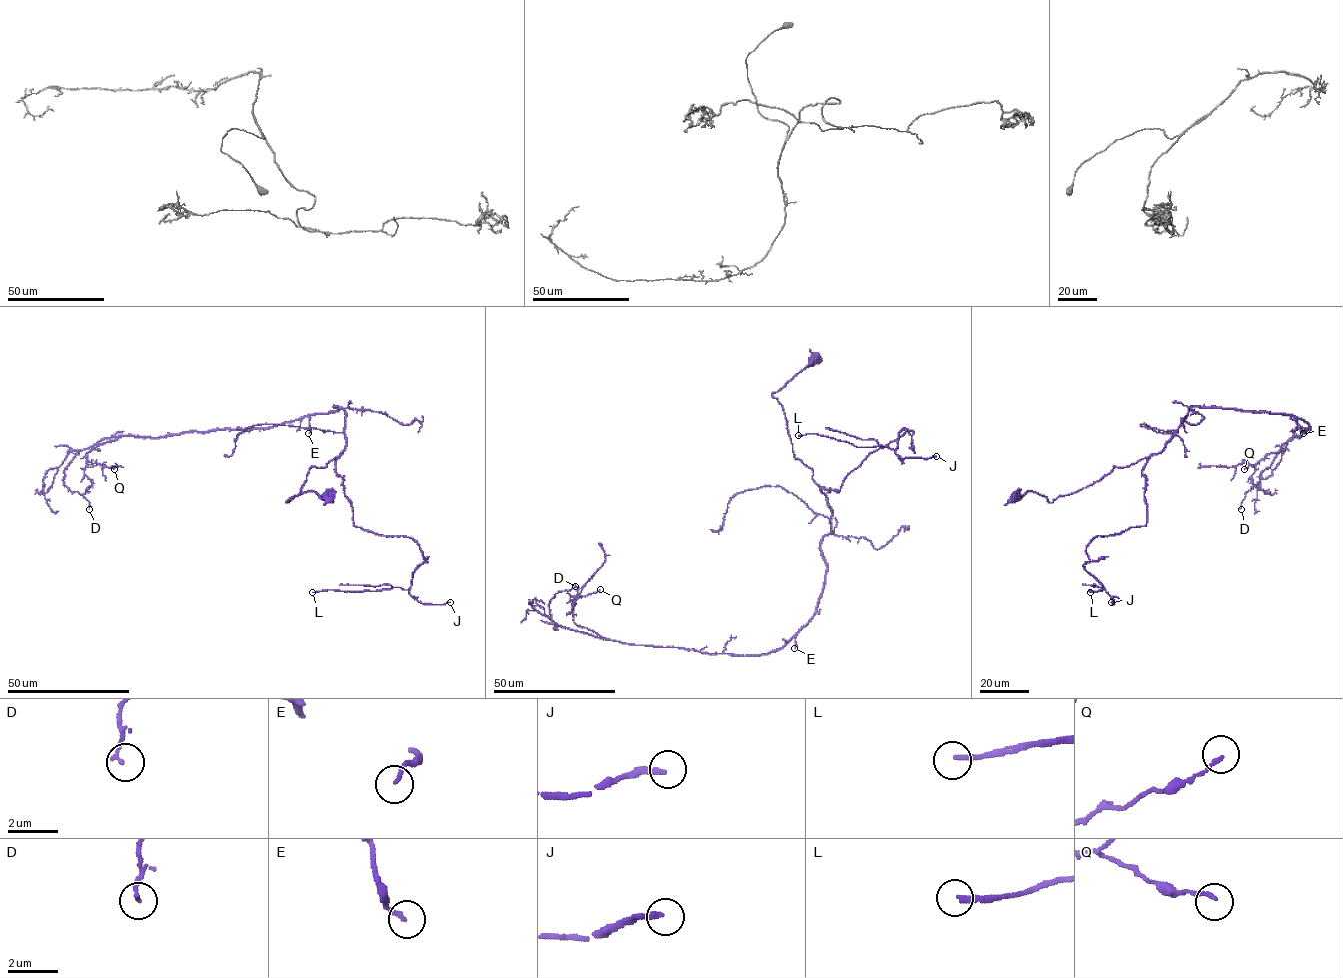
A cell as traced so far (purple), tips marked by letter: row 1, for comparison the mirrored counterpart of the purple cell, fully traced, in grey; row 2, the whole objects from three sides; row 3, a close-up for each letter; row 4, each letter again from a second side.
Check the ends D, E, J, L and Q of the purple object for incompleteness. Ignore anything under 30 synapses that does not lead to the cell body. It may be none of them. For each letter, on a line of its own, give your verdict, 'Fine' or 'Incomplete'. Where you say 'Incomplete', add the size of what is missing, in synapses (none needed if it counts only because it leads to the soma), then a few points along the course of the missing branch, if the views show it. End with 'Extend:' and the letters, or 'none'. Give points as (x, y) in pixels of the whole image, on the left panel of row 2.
D: Fine
E: Fine
J: Incomplete. Roughly 450 synapses
L: Incomplete. Roughly 650 synapses. Course of what is missing: (312, 592), (284, 604), (270, 569), (254, 579), (258, 591), (272, 583), (276, 541)
Q: Fine
Extend: J, L

